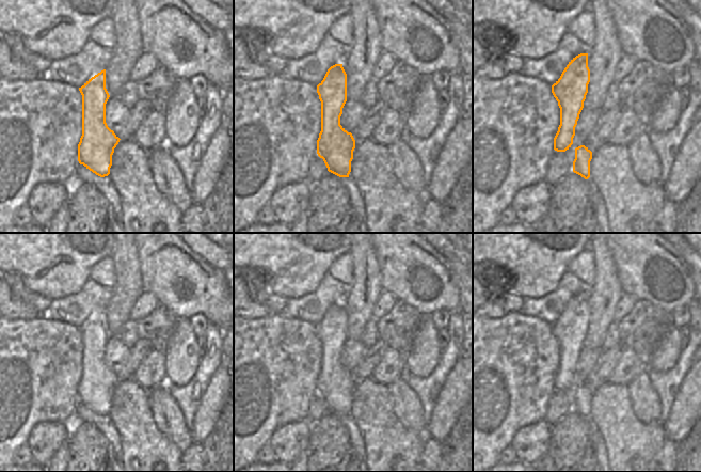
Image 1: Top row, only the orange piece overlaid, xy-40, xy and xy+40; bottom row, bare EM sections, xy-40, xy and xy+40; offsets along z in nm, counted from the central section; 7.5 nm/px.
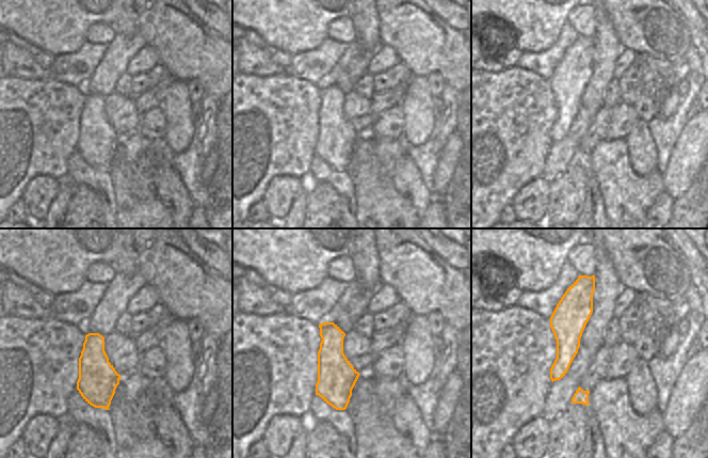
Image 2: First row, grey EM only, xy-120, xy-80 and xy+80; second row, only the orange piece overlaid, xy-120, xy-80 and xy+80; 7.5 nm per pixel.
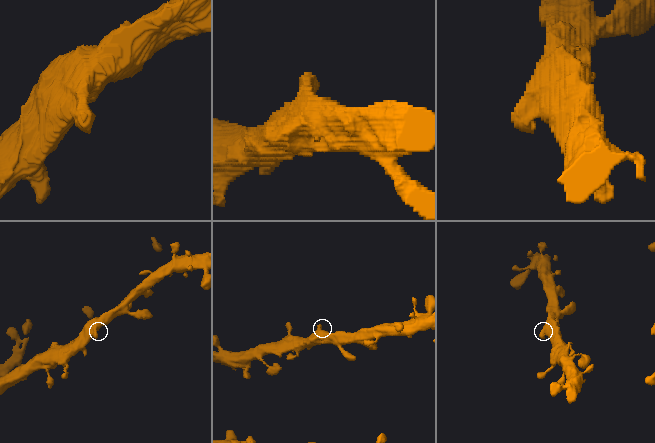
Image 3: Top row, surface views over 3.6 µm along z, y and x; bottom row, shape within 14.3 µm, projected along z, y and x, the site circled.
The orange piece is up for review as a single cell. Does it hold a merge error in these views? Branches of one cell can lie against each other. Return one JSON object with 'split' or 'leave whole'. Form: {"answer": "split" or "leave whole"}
{"answer": "leave whole"}

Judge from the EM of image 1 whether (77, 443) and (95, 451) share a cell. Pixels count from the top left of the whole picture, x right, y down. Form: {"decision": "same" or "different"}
{"decision": "same"}

